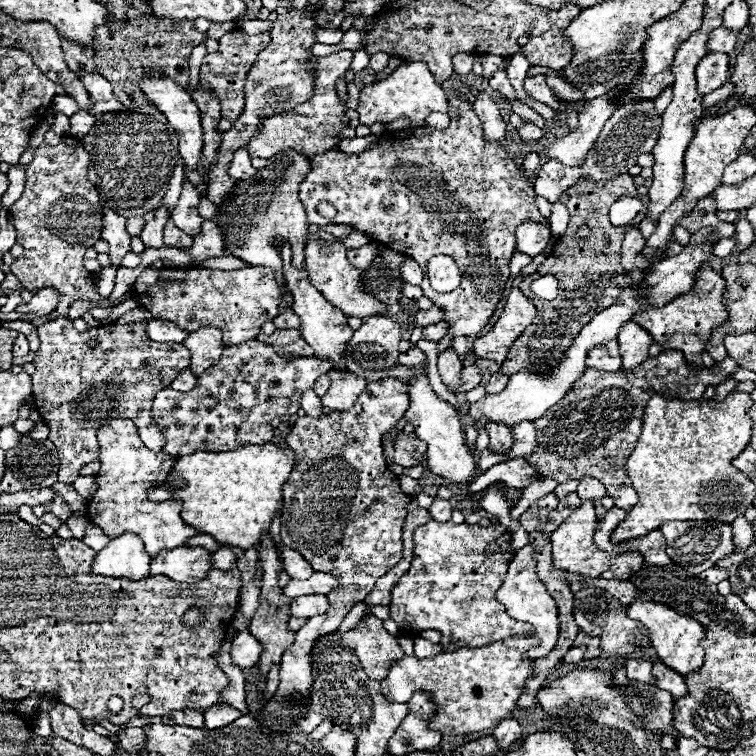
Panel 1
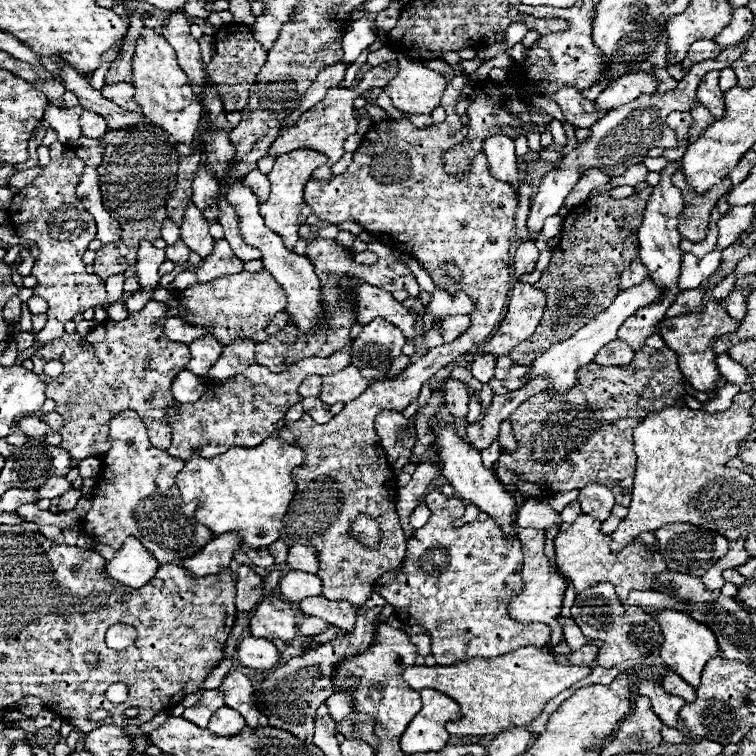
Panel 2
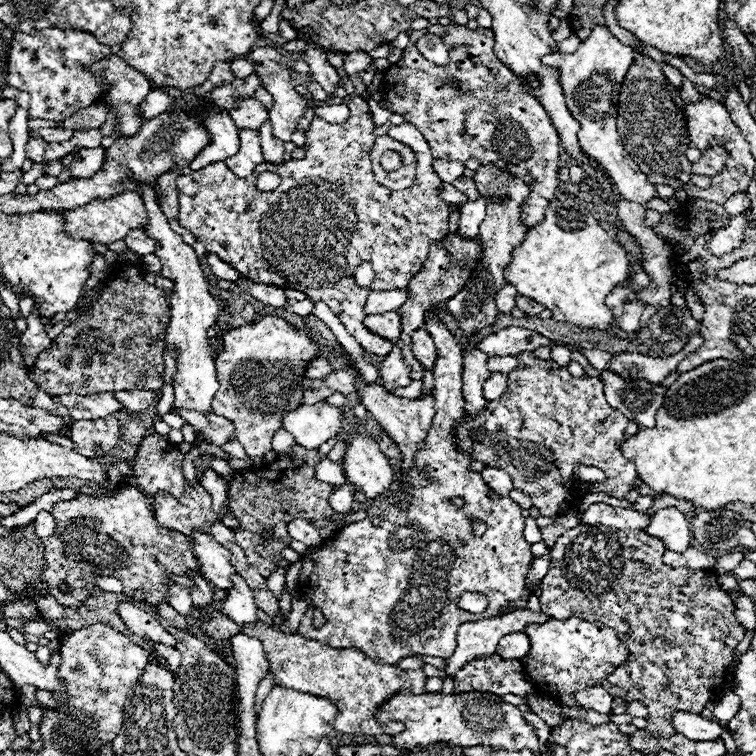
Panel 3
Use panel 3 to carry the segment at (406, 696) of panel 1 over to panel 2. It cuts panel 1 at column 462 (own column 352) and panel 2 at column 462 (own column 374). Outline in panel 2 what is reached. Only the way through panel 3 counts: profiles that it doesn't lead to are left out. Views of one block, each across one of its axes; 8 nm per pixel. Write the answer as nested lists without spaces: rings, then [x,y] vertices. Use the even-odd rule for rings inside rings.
[[[526,646],[494,660],[472,658],[452,666],[412,666],[404,670],[404,680],[416,690],[434,688],[460,704],[464,716],[458,722],[446,724],[450,734],[486,736],[530,726],[530,722],[542,714],[548,700],[572,688],[572,684],[590,676],[590,672],[590,666],[562,664],[552,656],[552,652]]]

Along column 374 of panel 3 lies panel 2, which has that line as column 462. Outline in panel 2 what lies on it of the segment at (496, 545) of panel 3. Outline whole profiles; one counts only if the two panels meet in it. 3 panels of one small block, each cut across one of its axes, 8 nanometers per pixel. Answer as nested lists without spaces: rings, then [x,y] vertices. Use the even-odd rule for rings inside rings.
[[[432,488],[424,496],[424,506],[430,508],[430,520],[412,532],[408,540],[402,570],[376,592],[394,606],[394,614],[402,624],[420,626],[432,638],[432,656],[437,664],[456,664],[470,658],[498,658],[524,646],[544,648],[550,642],[550,626],[520,624],[510,618],[508,602],[524,590],[522,582],[522,548],[520,540],[506,540],[494,522],[468,522],[454,526],[464,514],[464,500],[458,496],[444,496],[440,488]]]

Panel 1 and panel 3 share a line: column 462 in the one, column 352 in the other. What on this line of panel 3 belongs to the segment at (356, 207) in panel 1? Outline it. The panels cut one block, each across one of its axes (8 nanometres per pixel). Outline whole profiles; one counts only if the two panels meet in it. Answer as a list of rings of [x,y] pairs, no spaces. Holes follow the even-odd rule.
[[[354,96],[348,102],[350,118],[340,124],[330,124],[312,118],[306,128],[306,158],[290,160],[284,166],[264,162],[260,164],[246,180],[234,176],[224,162],[208,164],[206,168],[178,176],[178,198],[180,198],[180,224],[188,228],[208,252],[216,252],[226,264],[234,266],[244,278],[250,278],[260,284],[294,288],[304,292],[312,300],[326,302],[330,310],[340,318],[346,330],[358,340],[358,344],[376,356],[386,356],[392,350],[390,340],[382,340],[382,336],[374,336],[362,320],[366,318],[364,304],[368,300],[370,290],[396,290],[406,288],[408,282],[422,270],[430,244],[440,240],[448,232],[448,216],[450,206],[440,200],[438,188],[442,180],[432,170],[432,154],[426,138],[412,126],[400,124],[390,130],[390,136],[406,146],[410,146],[416,154],[416,180],[408,190],[394,192],[380,186],[372,172],[370,148],[376,140],[374,122],[368,116],[368,106],[360,96]],[[262,172],[276,172],[282,180],[280,186],[272,192],[258,192],[256,178]],[[362,262],[370,262],[374,270],[372,284],[368,288],[360,288],[354,282],[354,270]]]

